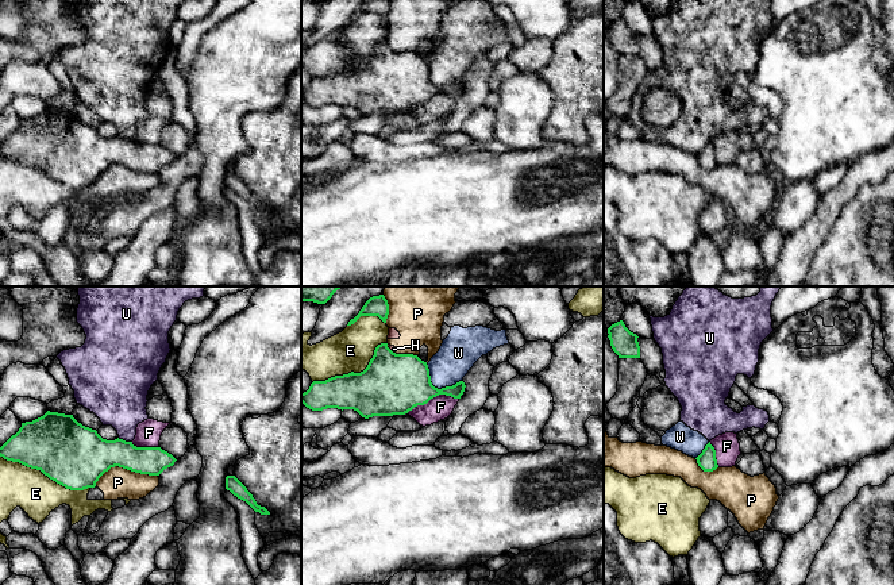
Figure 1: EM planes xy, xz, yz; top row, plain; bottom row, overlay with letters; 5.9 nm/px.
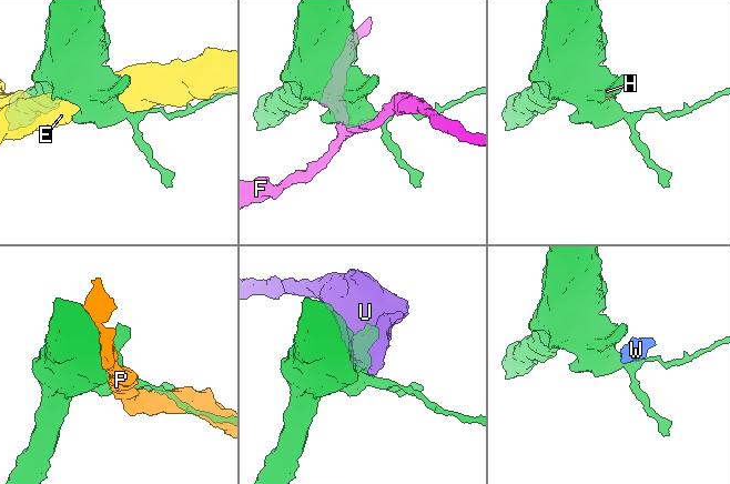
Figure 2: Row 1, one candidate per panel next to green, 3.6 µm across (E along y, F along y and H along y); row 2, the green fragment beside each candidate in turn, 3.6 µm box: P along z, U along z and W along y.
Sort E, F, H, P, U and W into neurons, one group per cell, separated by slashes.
E / F / H P / U W

